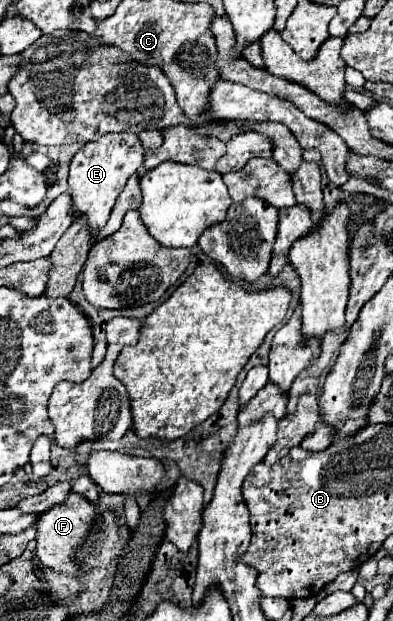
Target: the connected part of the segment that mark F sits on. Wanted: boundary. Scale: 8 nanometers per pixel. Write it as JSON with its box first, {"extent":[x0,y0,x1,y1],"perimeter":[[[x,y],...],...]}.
{"extent":[36,492,98,574],"perimeter":[[[68,492],[66,502],[52,506],[50,510],[42,512],[36,522],[36,556],[44,566],[50,566],[54,570],[62,570],[68,574],[80,574],[80,570],[72,564],[72,554],[76,552],[78,544],[86,538],[94,518],[98,516],[98,510],[82,496],[76,492]]]}

